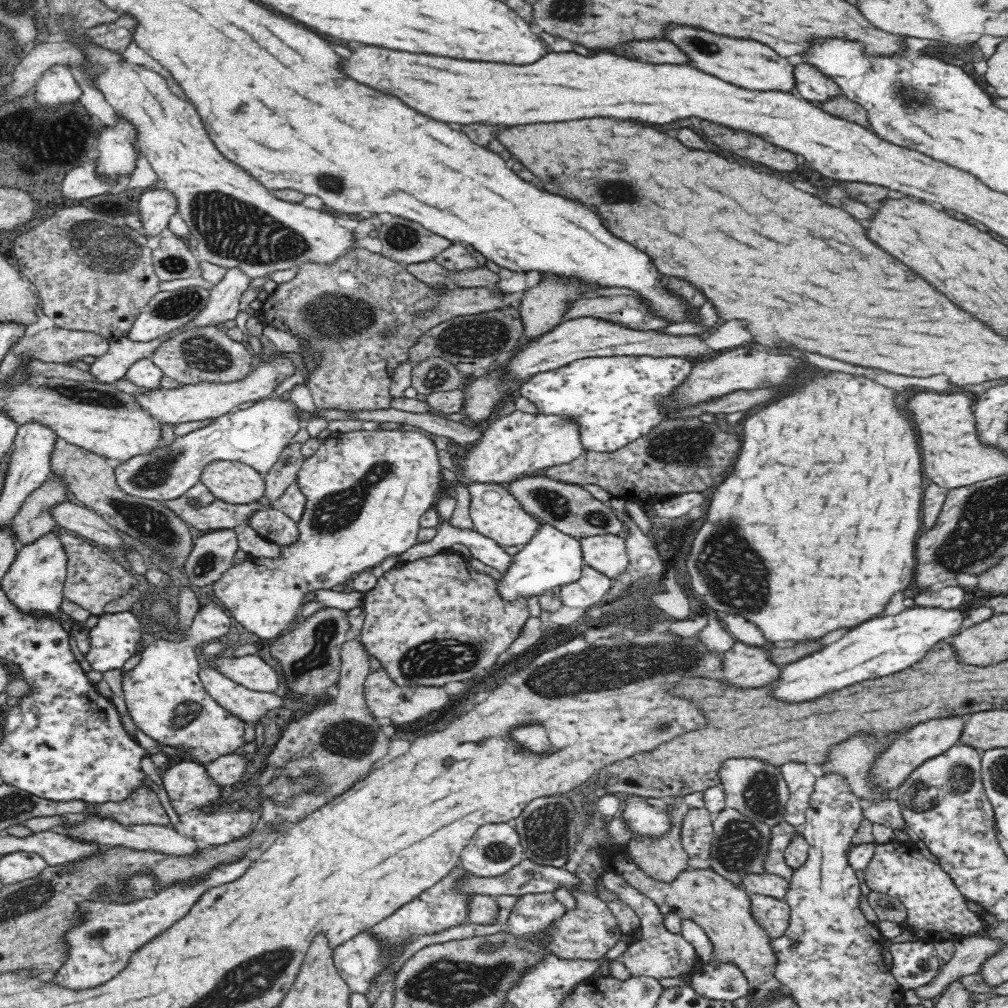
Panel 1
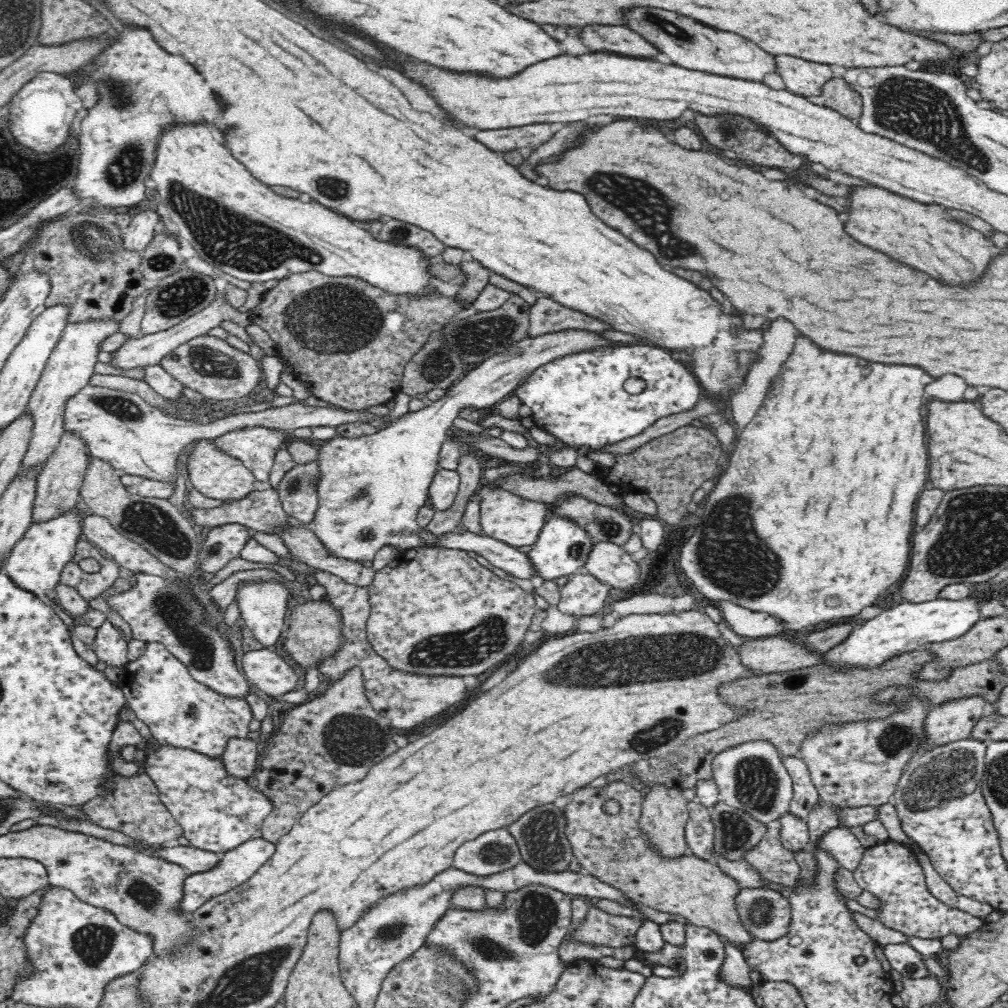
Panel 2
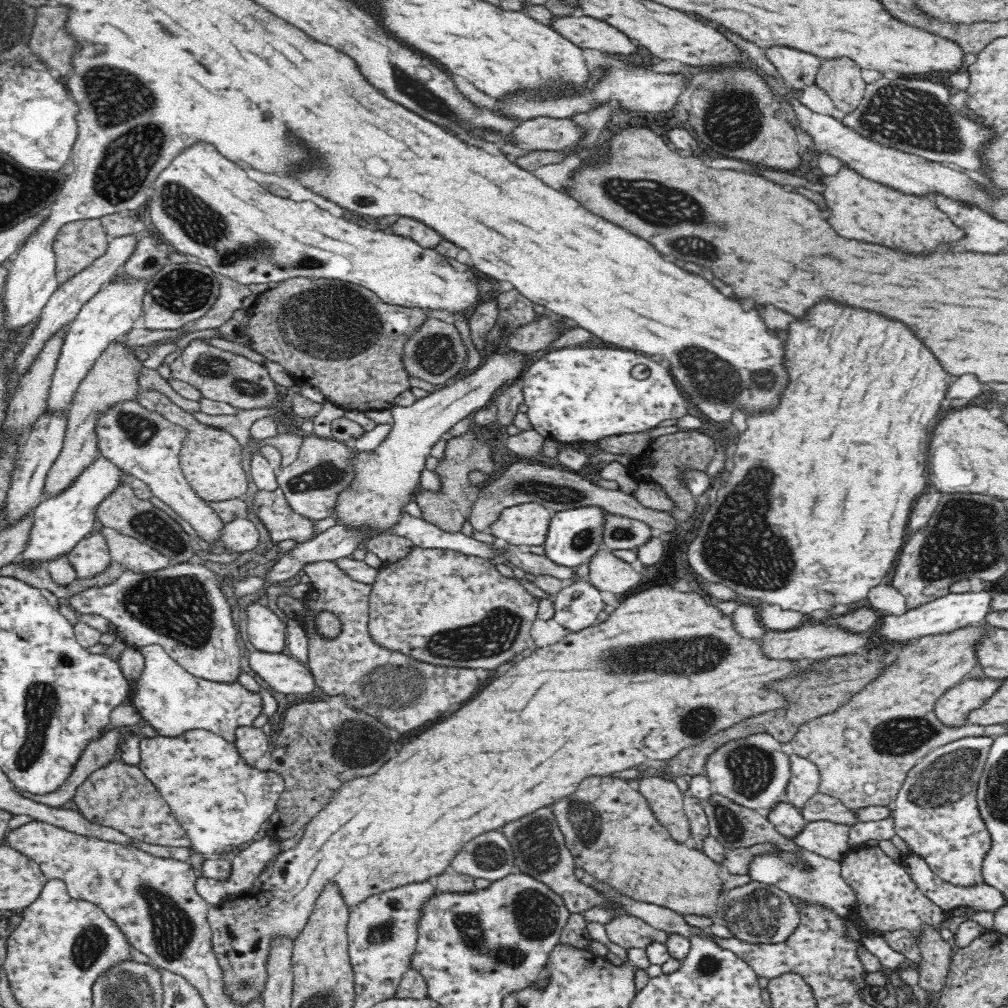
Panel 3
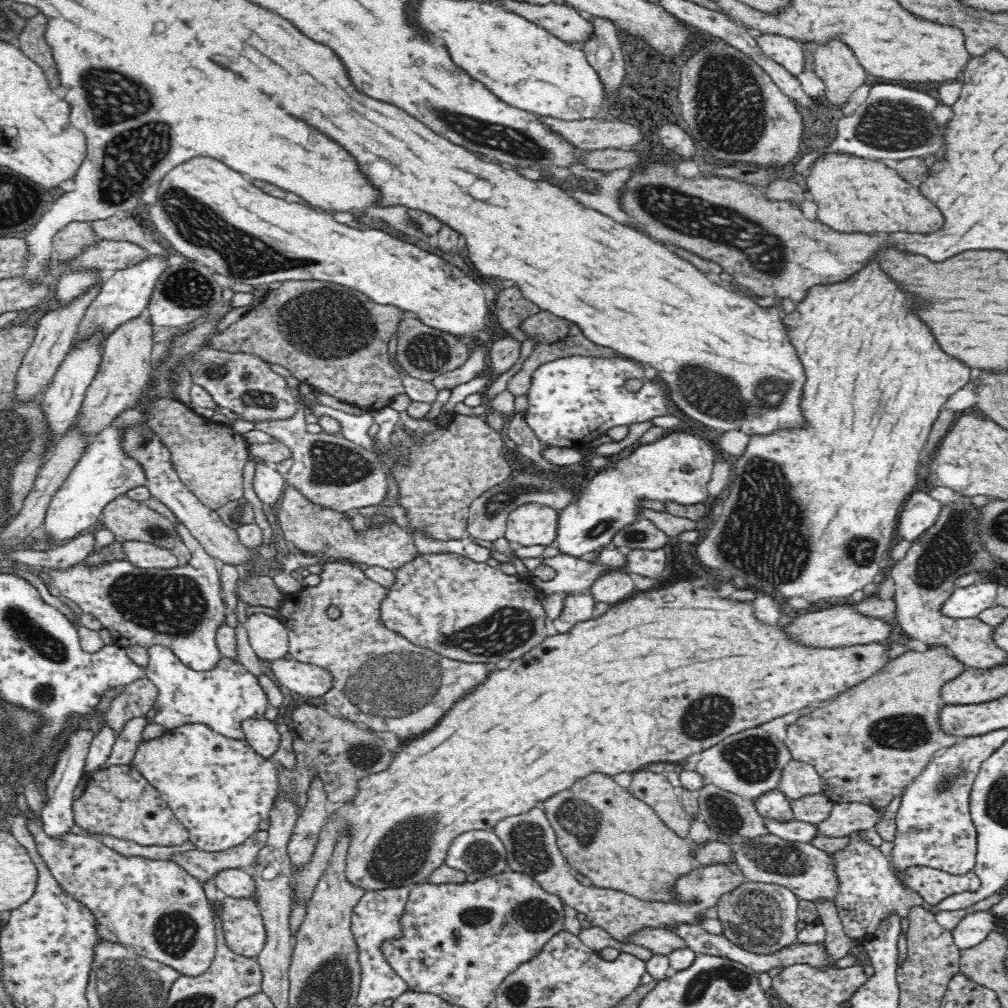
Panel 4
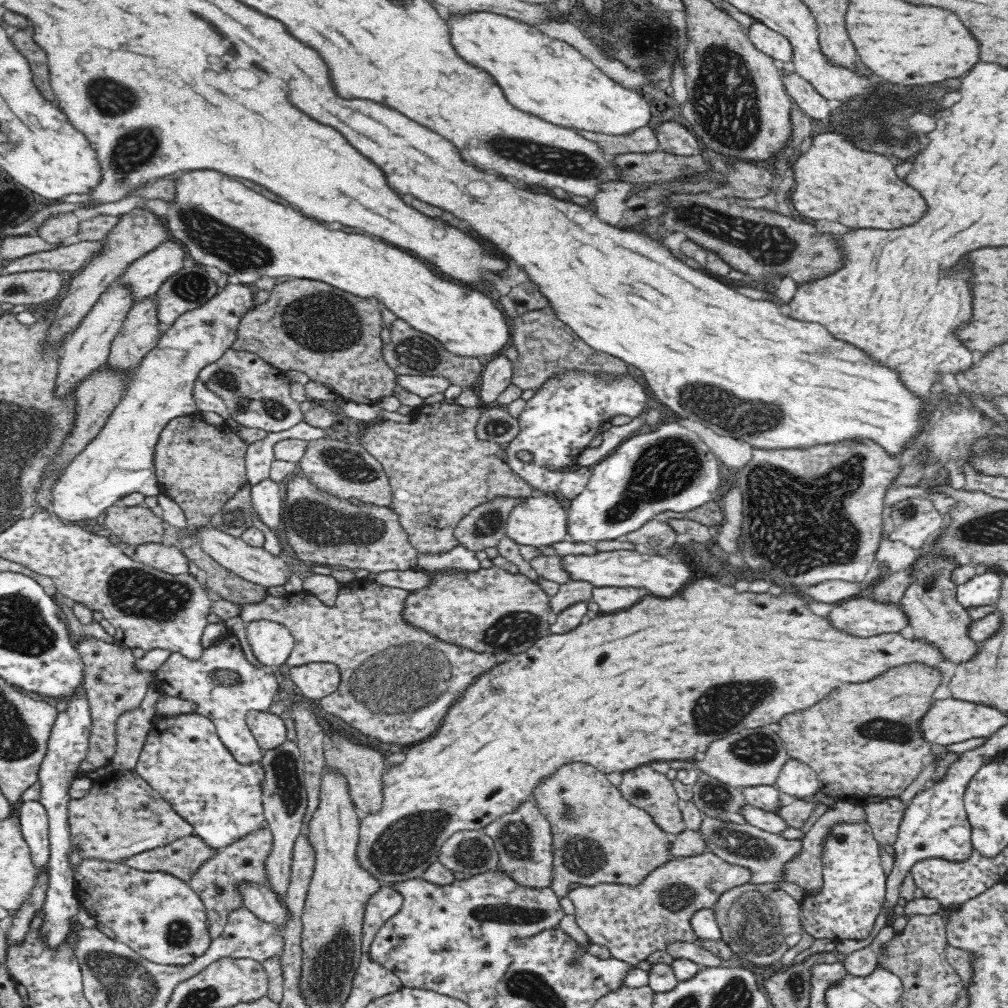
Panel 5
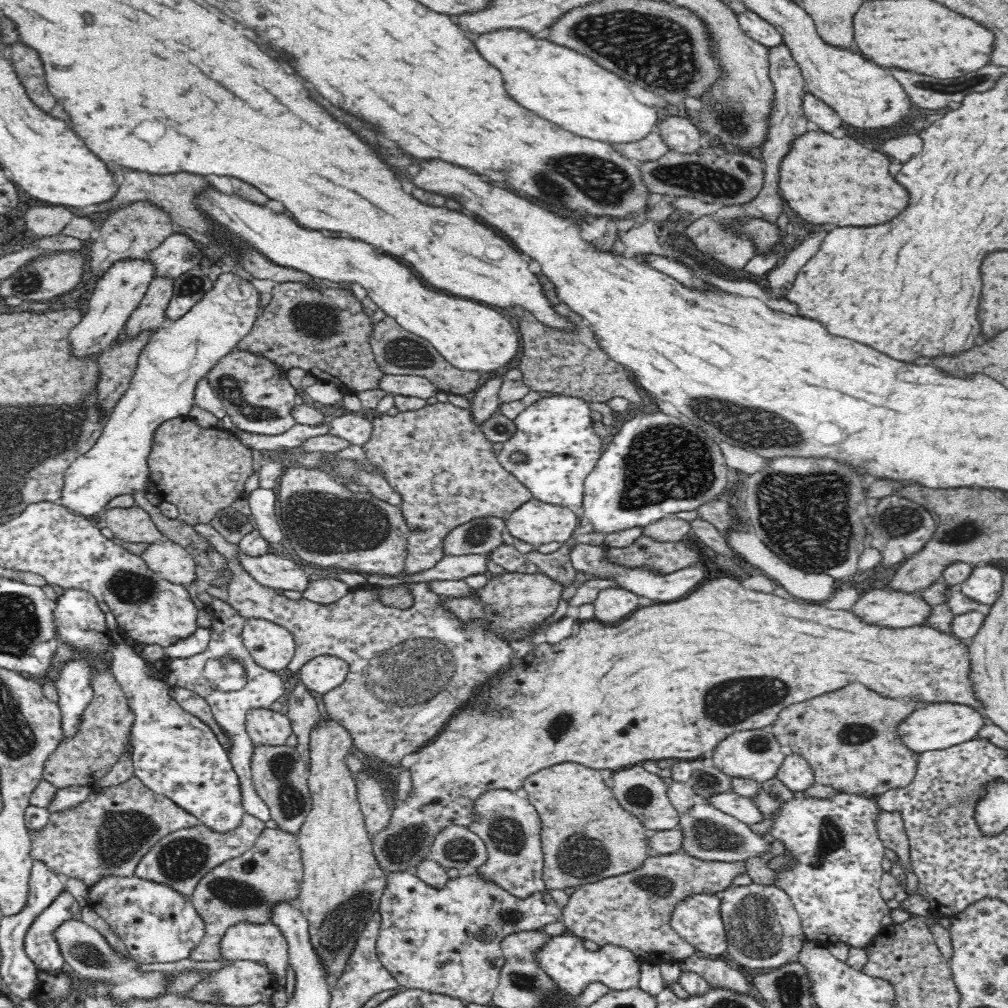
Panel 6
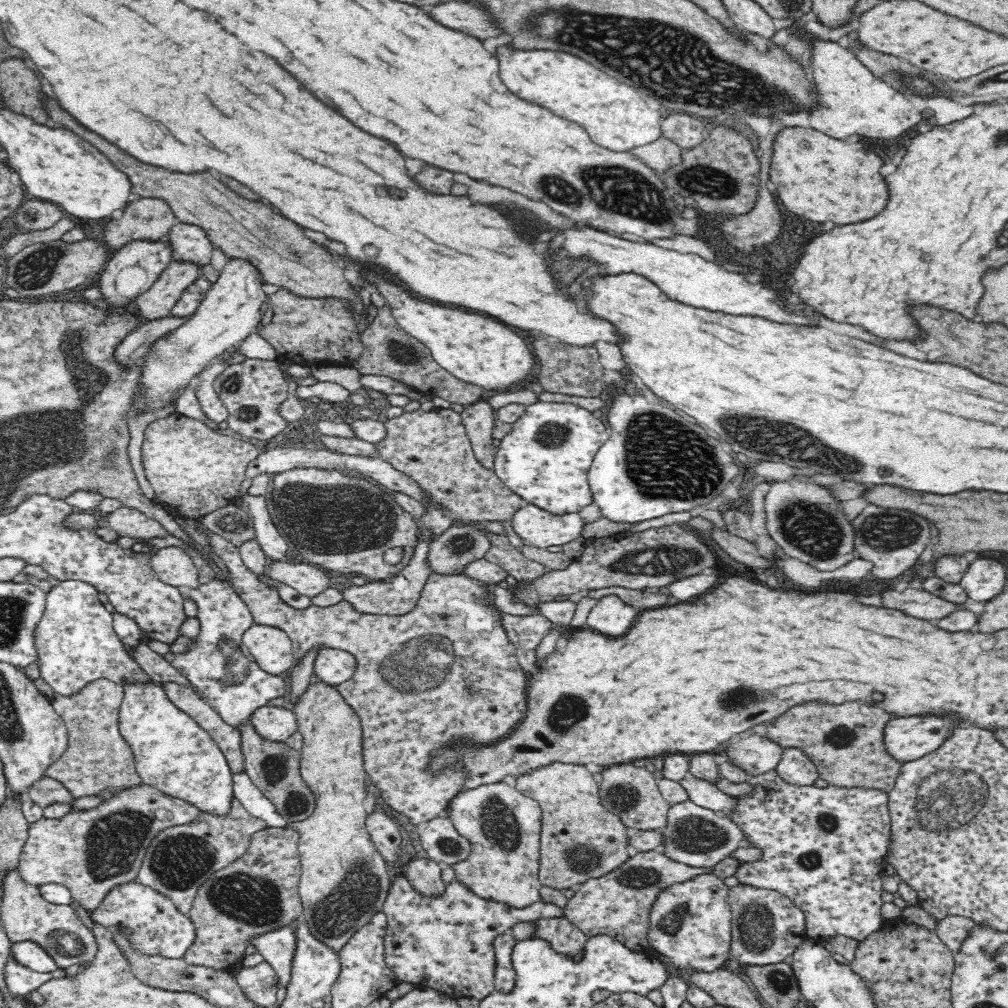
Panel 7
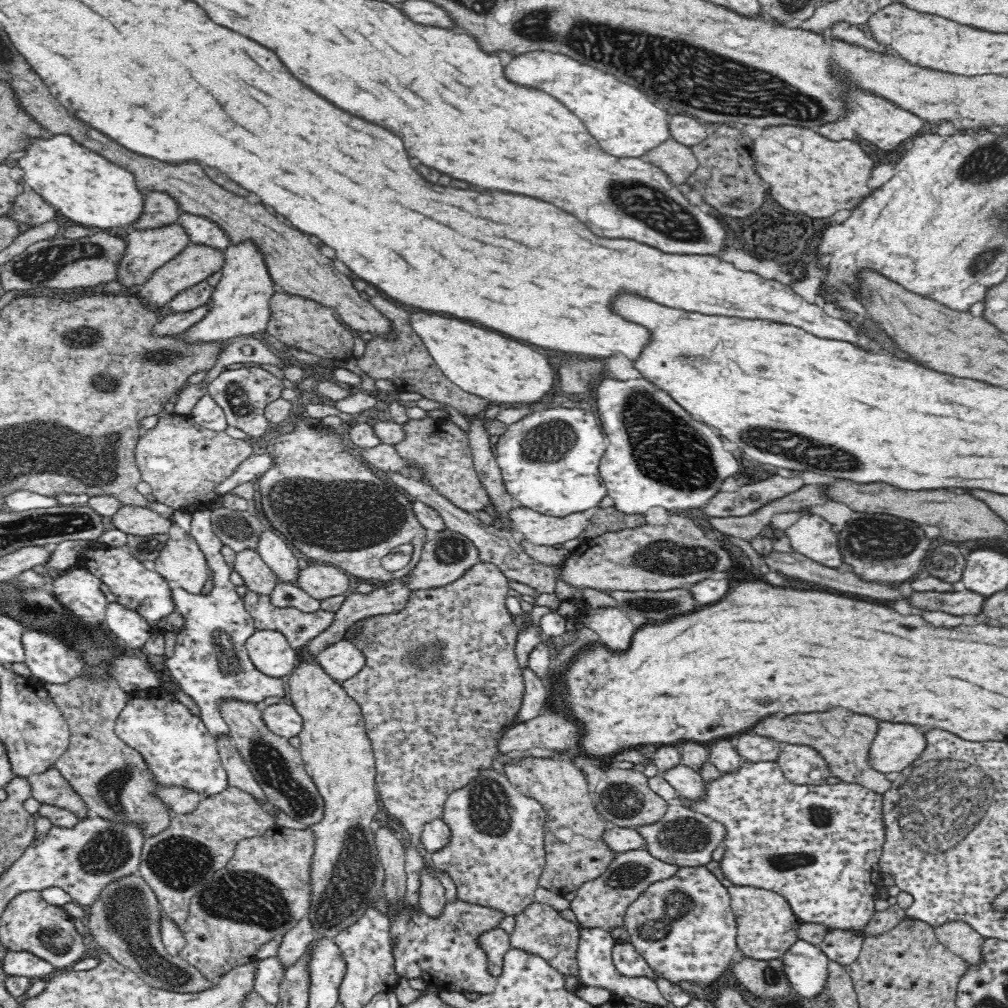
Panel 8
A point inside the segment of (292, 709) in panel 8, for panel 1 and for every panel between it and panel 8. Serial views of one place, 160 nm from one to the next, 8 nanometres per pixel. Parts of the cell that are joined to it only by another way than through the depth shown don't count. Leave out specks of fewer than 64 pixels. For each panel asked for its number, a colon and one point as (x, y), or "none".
1: (228, 769)
2: (240, 756)
3: (252, 742)
4: (262, 734)
5: (269, 729)
6: (266, 727)
7: (276, 724)

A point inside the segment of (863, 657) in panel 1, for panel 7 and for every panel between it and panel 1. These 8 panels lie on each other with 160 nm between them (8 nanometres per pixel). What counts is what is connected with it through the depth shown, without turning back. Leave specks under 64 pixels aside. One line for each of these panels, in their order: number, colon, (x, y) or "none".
2: (907, 627)
3: (951, 612)
4: (968, 602)
5: (984, 589)
6: (985, 584)
7: (984, 579)

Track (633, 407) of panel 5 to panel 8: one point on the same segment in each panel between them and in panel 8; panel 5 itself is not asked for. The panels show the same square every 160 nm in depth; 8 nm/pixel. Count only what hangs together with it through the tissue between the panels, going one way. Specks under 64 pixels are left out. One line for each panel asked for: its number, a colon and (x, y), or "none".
6: (561, 448)
7: (545, 458)
8: (549, 460)

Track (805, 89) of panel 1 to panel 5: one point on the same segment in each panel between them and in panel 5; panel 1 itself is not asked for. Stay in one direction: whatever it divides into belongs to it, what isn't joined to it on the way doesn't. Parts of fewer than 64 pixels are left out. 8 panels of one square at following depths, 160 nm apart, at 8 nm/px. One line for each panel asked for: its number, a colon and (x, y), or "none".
2: (804, 78)
3: (797, 68)
4: (788, 52)
5: (775, 45)

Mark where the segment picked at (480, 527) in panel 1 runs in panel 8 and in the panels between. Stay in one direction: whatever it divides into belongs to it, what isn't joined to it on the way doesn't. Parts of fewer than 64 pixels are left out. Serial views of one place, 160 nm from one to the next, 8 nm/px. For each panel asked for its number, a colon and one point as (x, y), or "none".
2: (504, 516)
3: (525, 525)
4: (532, 523)
5: (540, 520)
6: (537, 523)
7: (536, 527)
8: (540, 529)

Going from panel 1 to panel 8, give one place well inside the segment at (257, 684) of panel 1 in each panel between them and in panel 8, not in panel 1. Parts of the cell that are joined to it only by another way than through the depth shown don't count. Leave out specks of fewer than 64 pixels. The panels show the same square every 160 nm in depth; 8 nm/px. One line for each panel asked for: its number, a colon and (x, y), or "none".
2: (268, 671)
3: (282, 673)
4: (309, 680)
5: (316, 680)
6: (323, 673)
7: (334, 666)
8: (342, 660)

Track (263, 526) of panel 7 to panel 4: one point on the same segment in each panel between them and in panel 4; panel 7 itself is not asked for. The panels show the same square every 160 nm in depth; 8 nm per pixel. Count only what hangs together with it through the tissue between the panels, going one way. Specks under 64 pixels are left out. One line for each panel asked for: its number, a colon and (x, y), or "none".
4: (268, 484)
5: (265, 496)
6: (261, 501)

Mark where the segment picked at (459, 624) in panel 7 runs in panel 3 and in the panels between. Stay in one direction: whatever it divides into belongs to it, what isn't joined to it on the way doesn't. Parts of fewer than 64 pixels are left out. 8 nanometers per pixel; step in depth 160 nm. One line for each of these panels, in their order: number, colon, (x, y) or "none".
3: (403, 693)
4: (382, 681)
5: (390, 669)
6: (410, 671)

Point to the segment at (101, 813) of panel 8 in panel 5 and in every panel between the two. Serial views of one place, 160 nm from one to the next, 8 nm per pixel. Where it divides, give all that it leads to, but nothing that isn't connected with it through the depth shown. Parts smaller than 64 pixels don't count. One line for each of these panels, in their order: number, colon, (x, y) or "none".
5: (114, 685)
6: (102, 739)
7: (98, 762)

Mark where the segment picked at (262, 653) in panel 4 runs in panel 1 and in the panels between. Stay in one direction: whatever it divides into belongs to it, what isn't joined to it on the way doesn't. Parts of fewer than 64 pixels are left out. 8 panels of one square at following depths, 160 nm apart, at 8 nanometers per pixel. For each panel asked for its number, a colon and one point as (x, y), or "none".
1: (365, 491)
2: (263, 606)
3: (266, 632)

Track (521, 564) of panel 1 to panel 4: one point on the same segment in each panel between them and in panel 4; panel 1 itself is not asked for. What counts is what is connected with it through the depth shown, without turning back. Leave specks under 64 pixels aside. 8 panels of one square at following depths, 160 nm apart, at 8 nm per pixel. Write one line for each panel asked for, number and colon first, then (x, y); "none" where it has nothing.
2: (563, 547)
3: (574, 536)
4: (675, 468)

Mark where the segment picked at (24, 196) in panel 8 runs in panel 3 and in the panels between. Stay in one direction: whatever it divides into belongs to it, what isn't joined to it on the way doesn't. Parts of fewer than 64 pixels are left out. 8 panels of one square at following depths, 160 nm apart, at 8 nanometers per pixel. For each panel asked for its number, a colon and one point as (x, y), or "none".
3: (79, 243)
4: (75, 236)
5: (61, 227)
6: (44, 221)
7: (34, 214)

